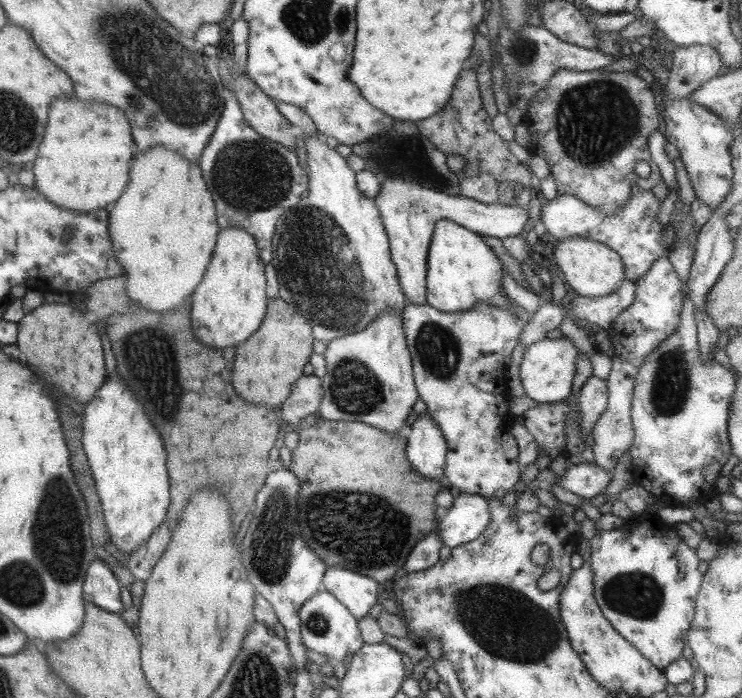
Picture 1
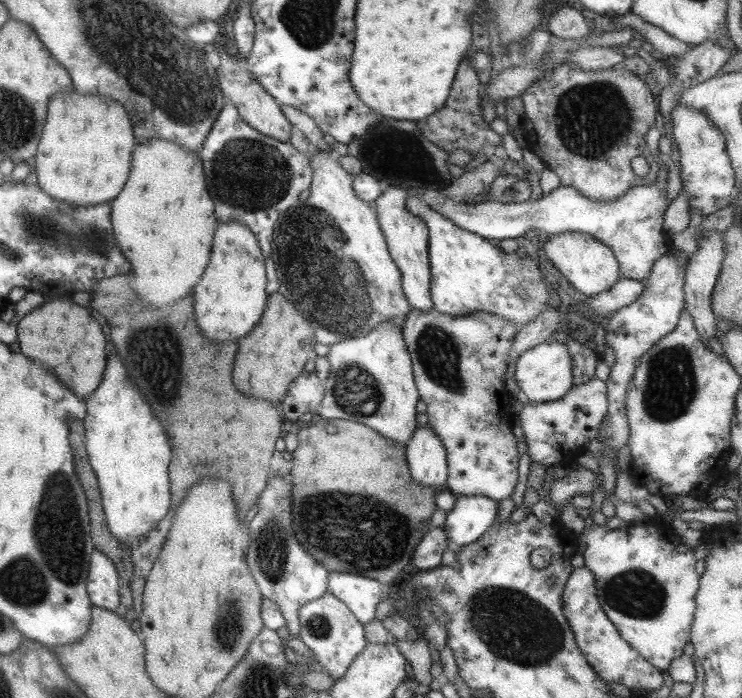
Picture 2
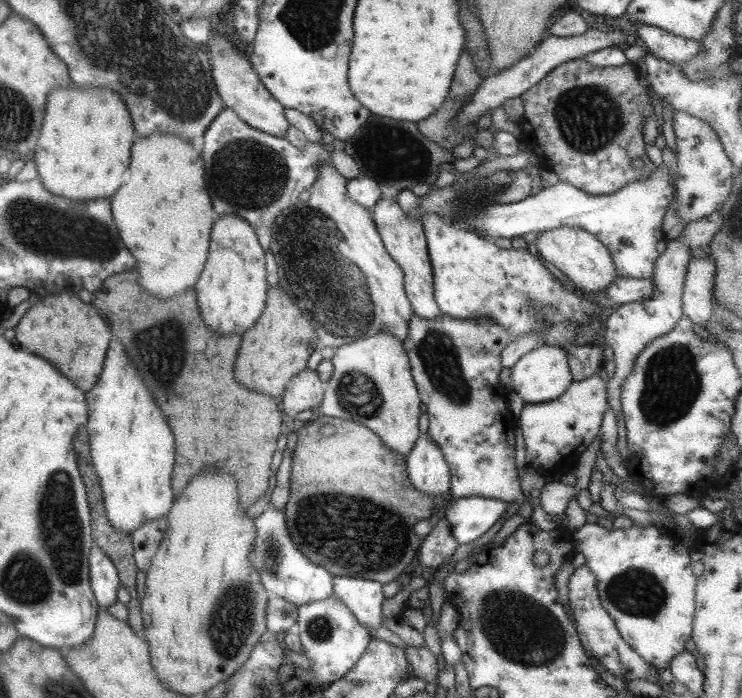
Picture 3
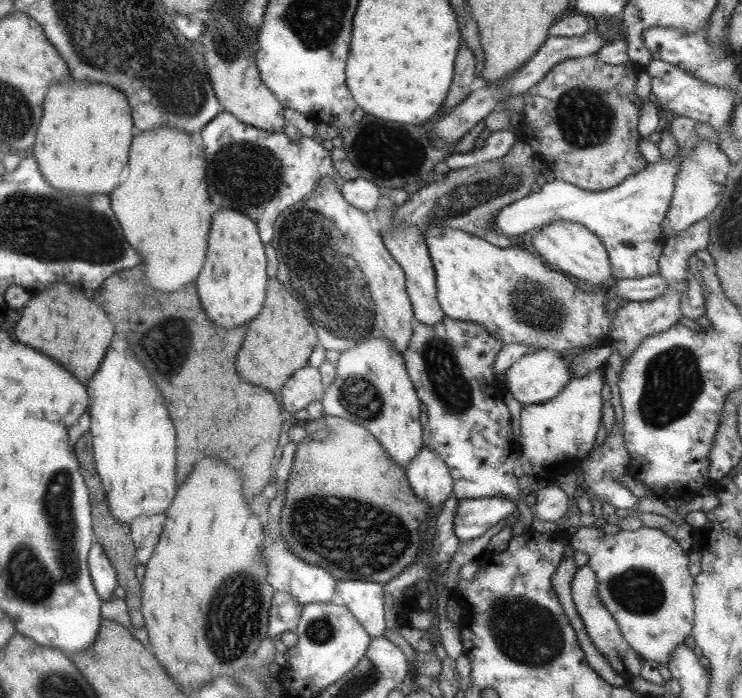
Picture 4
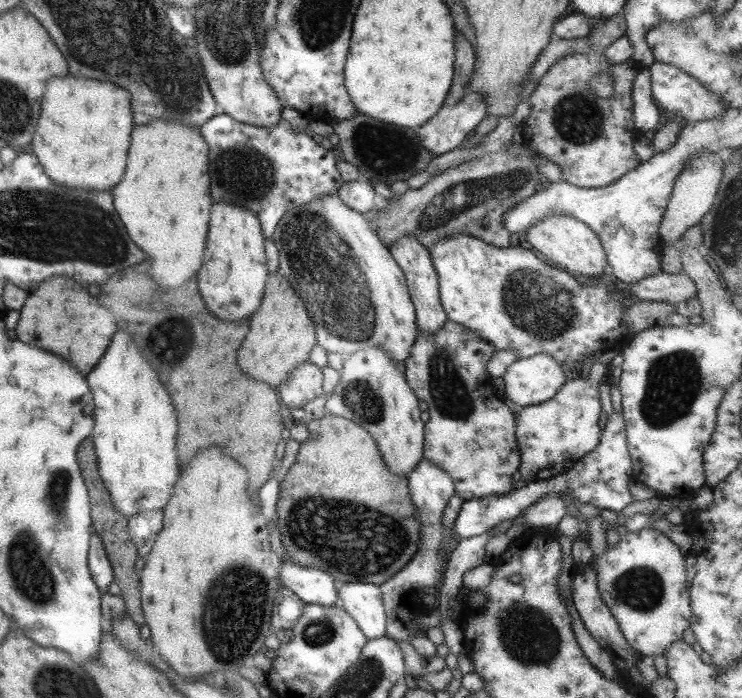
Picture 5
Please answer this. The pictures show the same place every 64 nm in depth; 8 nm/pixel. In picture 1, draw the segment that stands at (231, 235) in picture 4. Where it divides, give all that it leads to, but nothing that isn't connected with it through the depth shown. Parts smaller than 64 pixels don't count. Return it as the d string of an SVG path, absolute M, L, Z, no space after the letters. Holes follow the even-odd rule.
M222 228L208 270L190 298L189 324L195 340L209 348L237 346L265 319L268 306L265 264L255 238L243 228Z

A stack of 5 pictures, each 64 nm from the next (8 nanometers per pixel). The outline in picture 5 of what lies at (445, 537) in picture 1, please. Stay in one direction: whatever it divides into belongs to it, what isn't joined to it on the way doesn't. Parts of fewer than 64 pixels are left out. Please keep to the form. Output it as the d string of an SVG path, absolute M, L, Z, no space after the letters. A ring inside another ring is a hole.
M614 412L608 418L598 446L587 456L584 456L572 469L550 479L527 483L525 487L515 488L510 494L492 495L488 498L464 501L455 520L454 533L460 540L481 536L498 523L516 518L520 512L523 512L544 495L560 495L564 500L568 500L568 493L571 492L572 500L577 508L584 503L591 504L598 510L605 508L620 513L620 510L624 510L628 504L635 501L632 499L628 487L632 466L627 449L626 434L623 414Z

